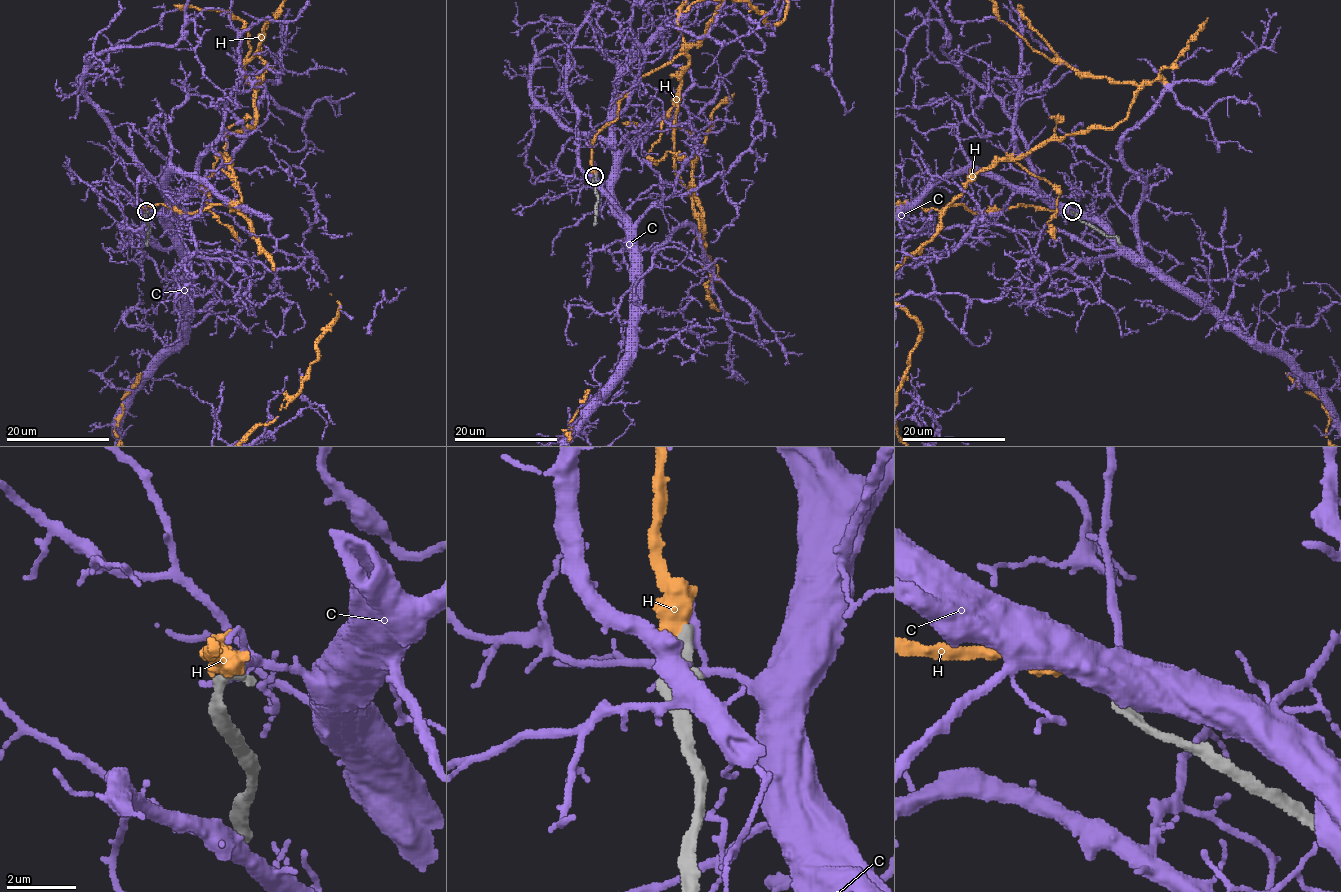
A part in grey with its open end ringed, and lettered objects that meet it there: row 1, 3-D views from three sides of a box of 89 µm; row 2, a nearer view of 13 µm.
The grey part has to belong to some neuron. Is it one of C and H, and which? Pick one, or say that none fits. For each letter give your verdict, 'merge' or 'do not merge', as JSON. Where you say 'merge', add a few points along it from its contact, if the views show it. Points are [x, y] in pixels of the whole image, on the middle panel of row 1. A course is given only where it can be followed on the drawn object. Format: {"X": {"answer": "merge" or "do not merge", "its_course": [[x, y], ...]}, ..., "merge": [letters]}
{"C": {"answer": "do not merge"}, "H": {"answer": "merge"}, "merge": ["H"]}

